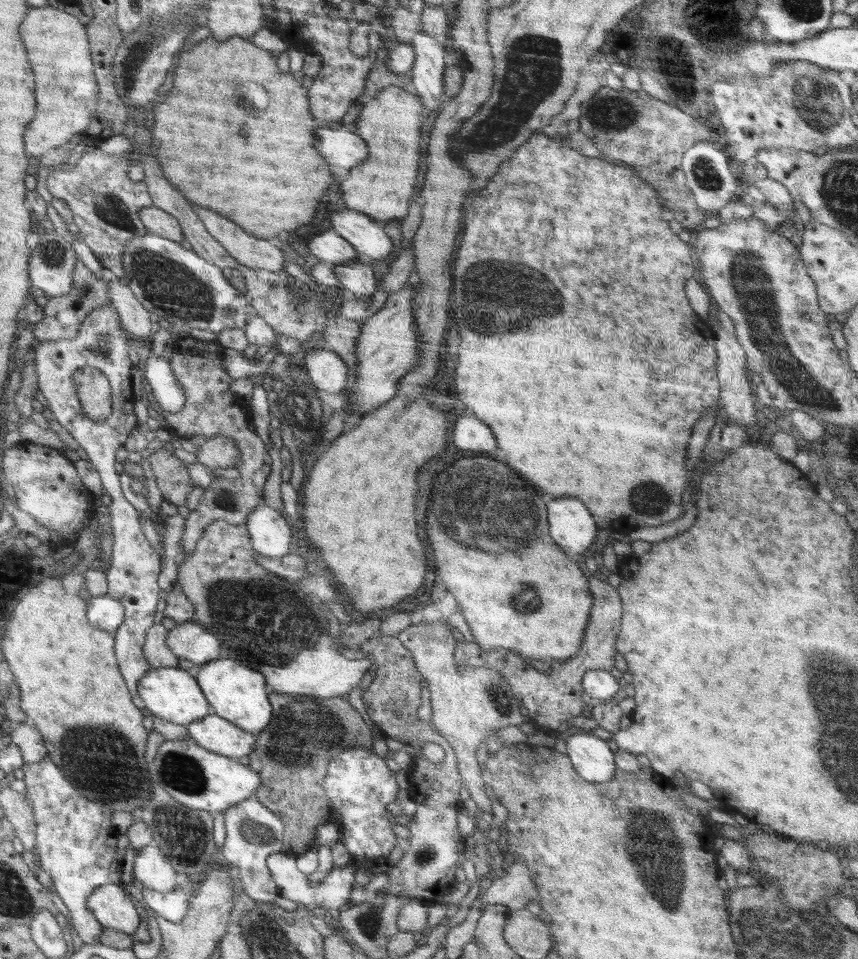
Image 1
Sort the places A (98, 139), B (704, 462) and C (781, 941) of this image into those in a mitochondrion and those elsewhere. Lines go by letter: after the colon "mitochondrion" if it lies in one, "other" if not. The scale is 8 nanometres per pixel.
A: other
B: other
C: mitochondrion

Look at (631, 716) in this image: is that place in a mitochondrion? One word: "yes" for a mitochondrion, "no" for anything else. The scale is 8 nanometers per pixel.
no

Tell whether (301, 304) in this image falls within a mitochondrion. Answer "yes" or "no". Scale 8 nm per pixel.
yes

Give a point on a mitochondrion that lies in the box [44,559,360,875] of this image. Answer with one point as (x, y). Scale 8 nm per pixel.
(265, 623)

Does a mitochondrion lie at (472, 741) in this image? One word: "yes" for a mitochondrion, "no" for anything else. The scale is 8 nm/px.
no

